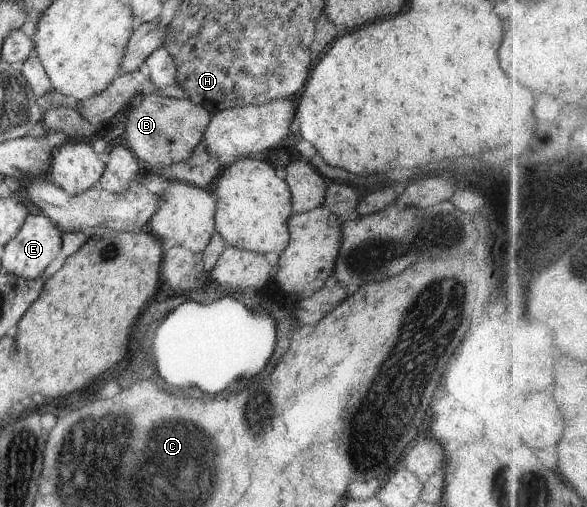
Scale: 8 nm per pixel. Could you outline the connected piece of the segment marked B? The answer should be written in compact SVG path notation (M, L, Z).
M144 94L125 112L125 138L127 146L141 162L157 170L169 168L187 160L209 126L211 113L204 106L189 100L161 97L159 94Z

